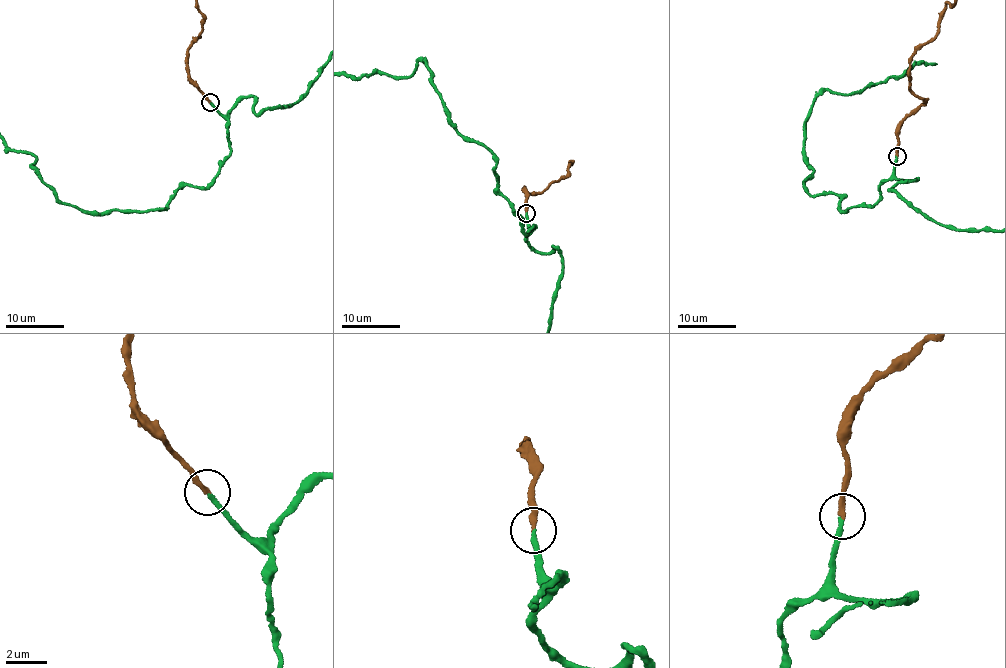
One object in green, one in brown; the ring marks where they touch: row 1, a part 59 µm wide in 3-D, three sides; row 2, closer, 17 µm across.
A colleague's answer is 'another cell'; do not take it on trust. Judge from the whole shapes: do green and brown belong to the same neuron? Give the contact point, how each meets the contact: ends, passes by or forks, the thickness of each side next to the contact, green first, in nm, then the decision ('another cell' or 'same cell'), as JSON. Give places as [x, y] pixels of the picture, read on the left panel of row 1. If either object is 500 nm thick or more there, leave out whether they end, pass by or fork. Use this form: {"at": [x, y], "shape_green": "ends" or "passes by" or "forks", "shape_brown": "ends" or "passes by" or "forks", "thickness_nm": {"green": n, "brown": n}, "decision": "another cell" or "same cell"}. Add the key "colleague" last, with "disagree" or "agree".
{"at": [210, 102], "shape_green": "ends", "shape_brown": "ends", "thickness_nm": {"green": 200, "brown": 240}, "decision": "same cell", "colleague": "disagree"}

